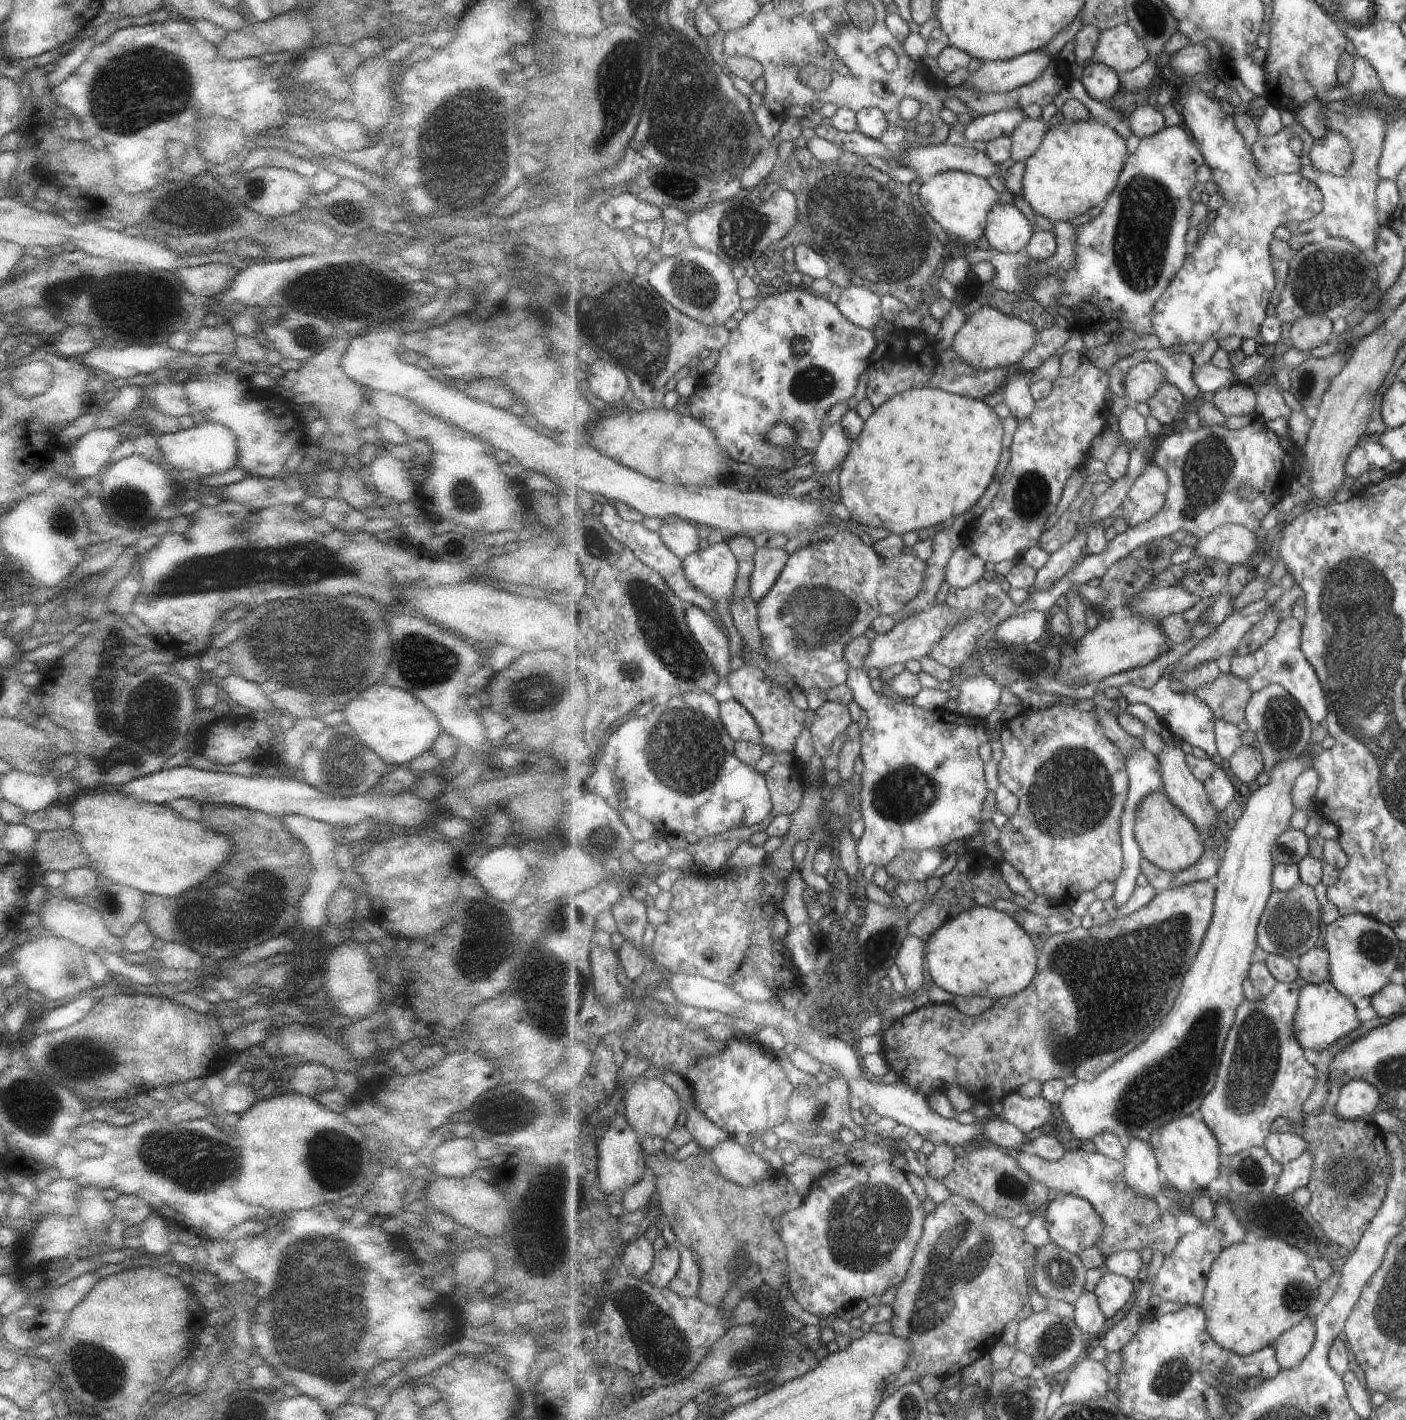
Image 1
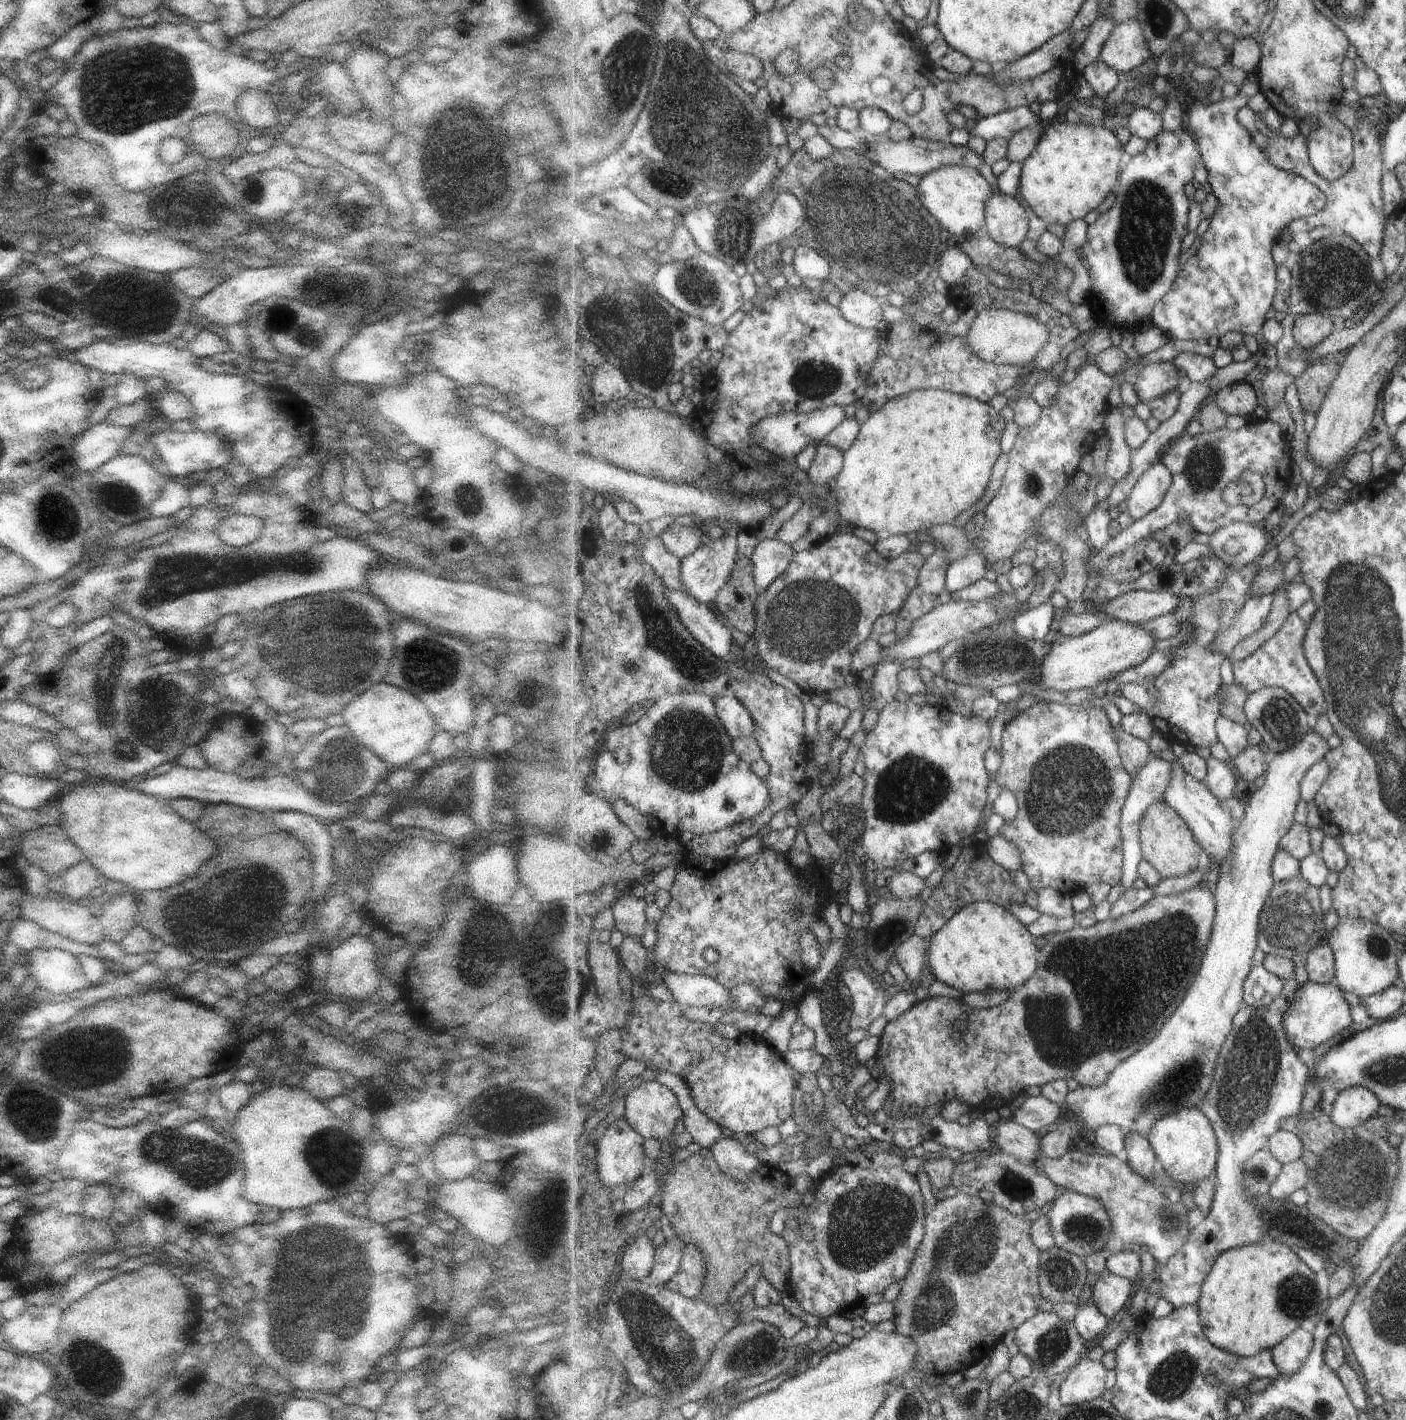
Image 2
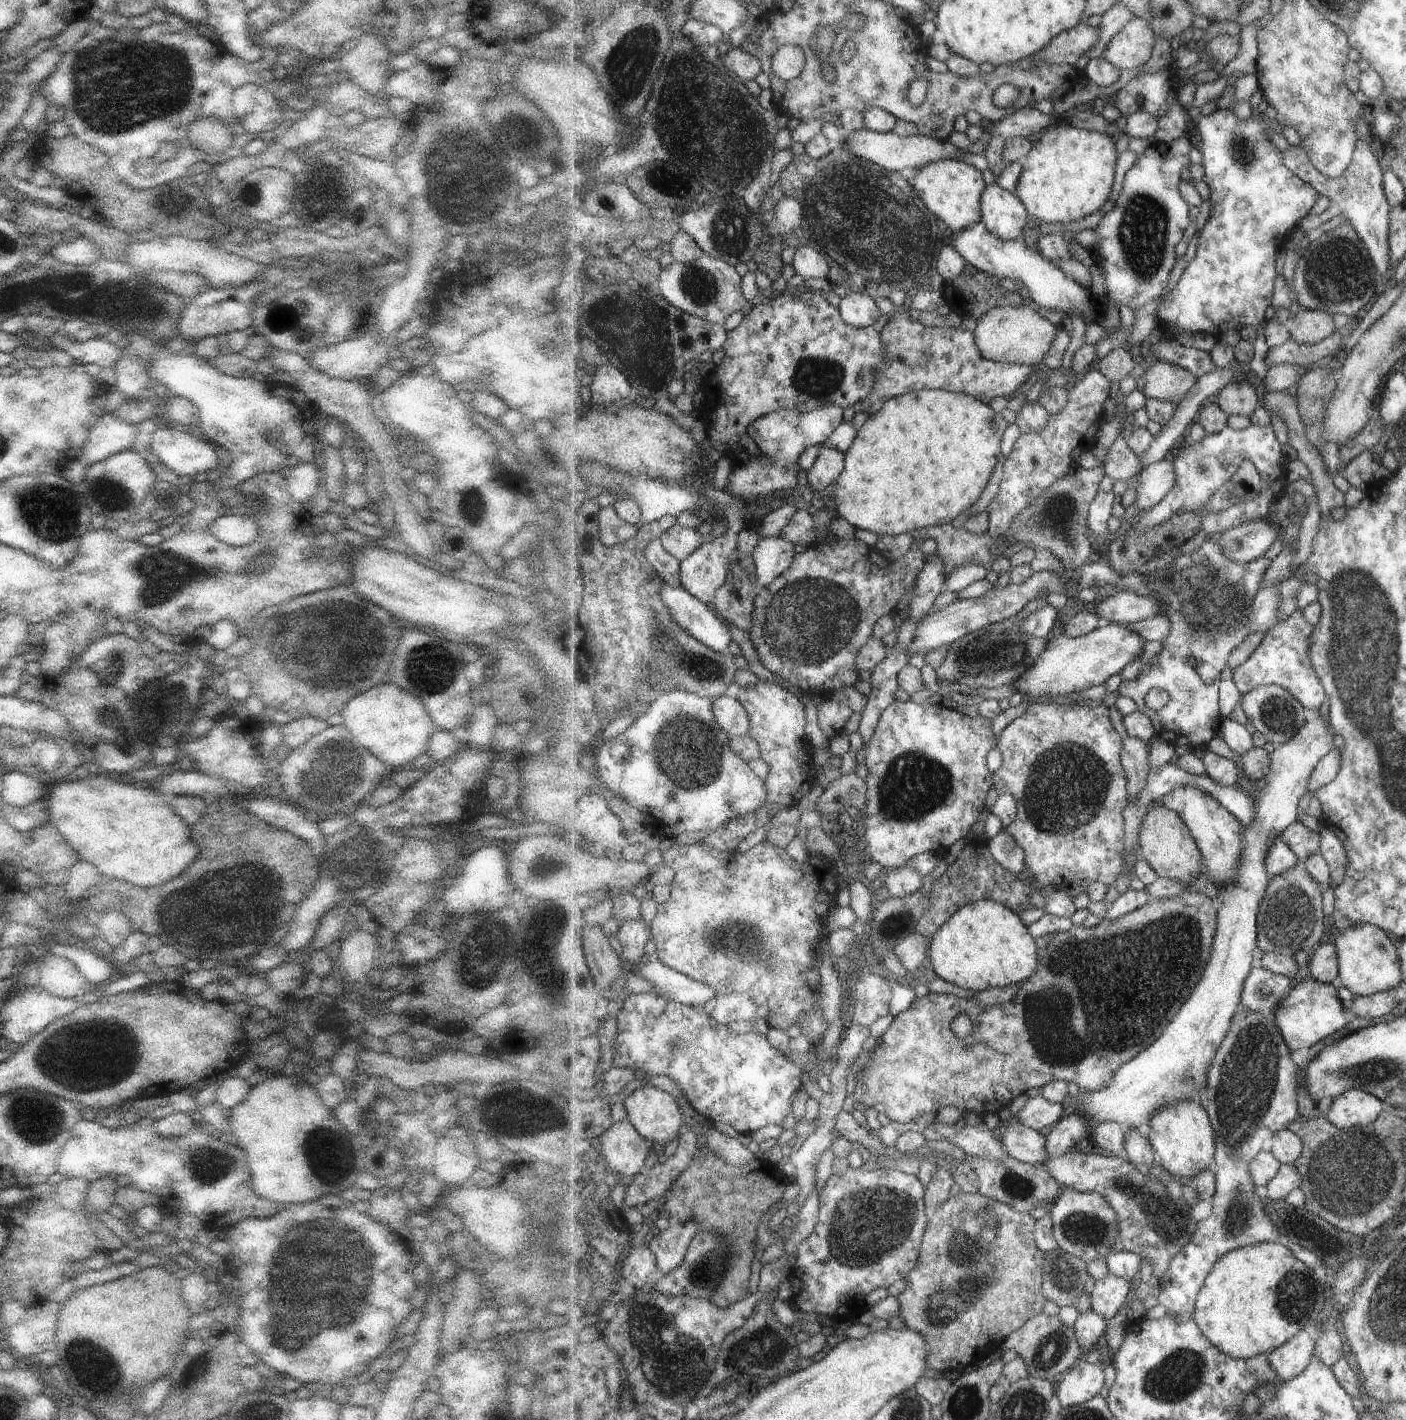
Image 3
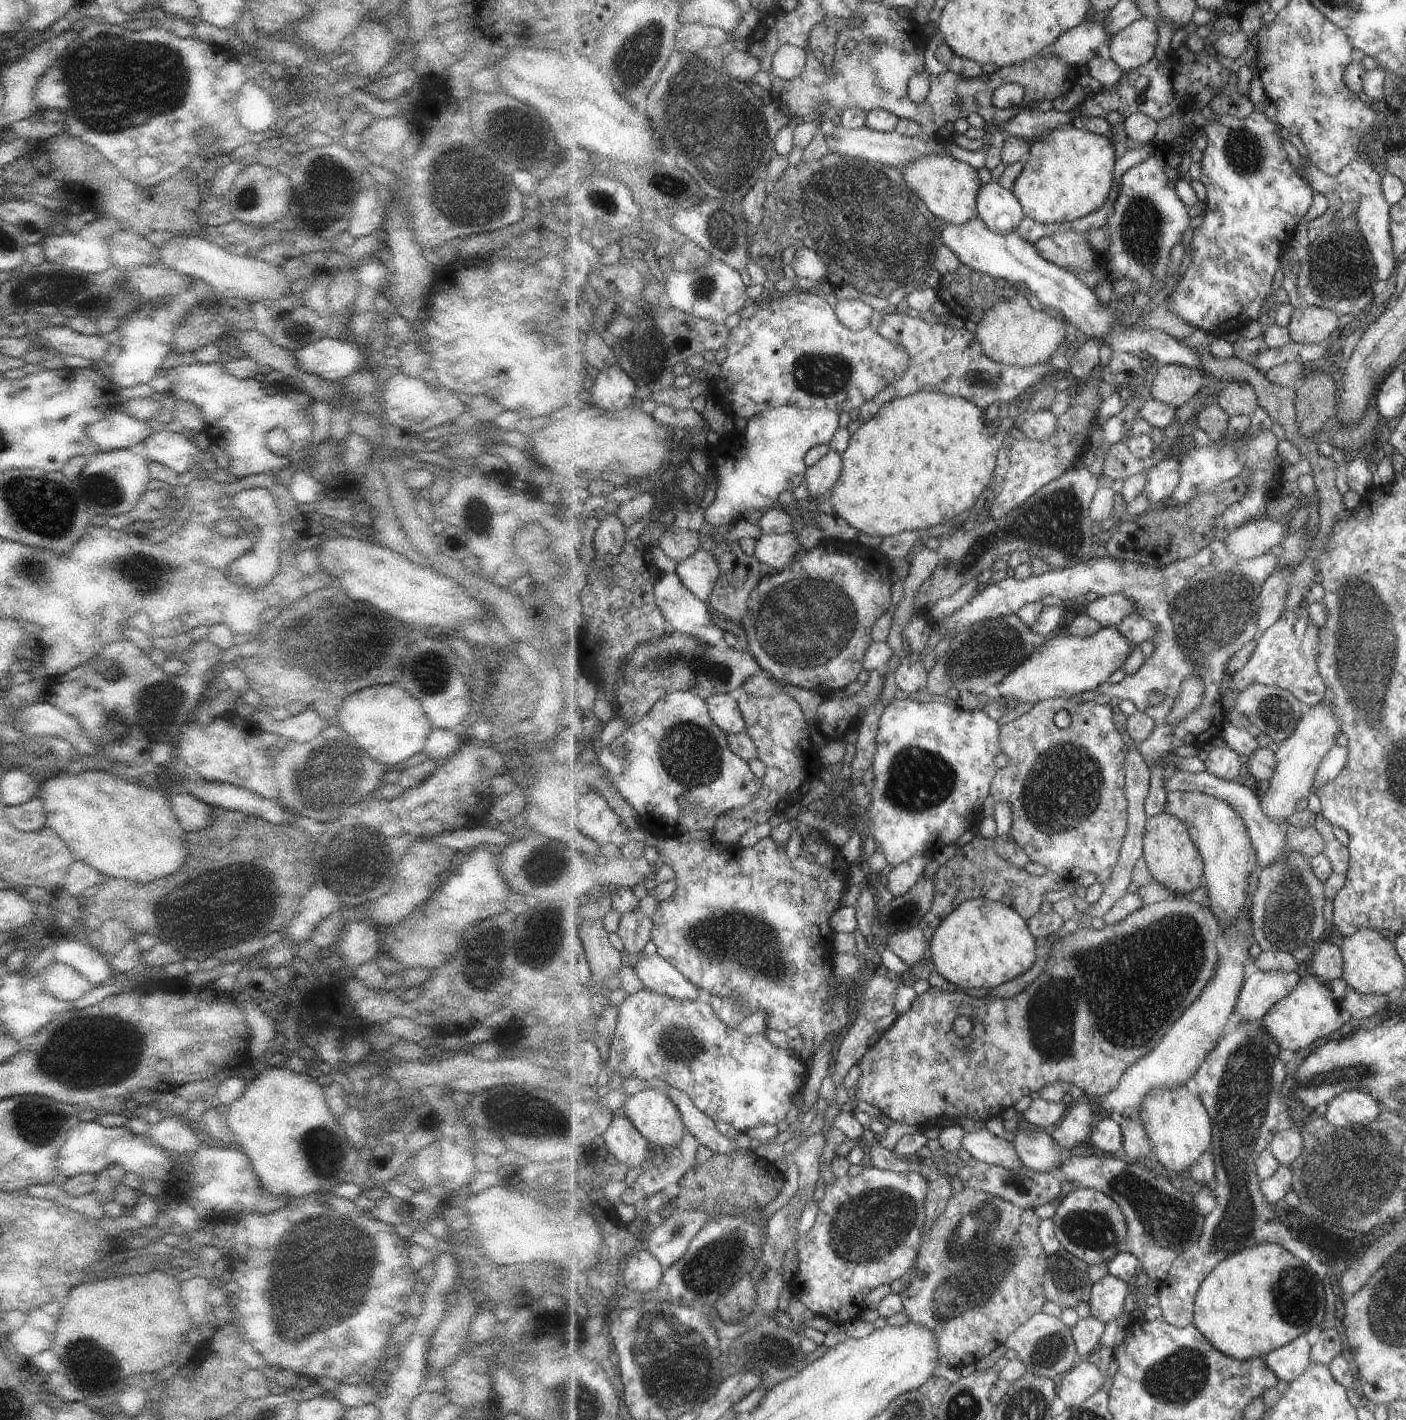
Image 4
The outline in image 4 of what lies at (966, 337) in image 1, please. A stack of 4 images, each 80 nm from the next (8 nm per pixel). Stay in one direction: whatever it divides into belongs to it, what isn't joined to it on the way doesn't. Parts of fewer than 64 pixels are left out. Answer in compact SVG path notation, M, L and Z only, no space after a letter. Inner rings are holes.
M1019 294L1013 300L1005 300L993 306L977 324L975 339L980 342L989 359L1018 366L1034 366L1047 363L1061 342L1067 338L1067 322L1055 320L1047 311L1032 309L1029 300Z

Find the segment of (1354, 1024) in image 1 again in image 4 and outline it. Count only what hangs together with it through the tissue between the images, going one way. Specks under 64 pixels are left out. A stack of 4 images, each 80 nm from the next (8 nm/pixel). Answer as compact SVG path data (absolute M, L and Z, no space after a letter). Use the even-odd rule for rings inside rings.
M1306 971L1297 988L1263 1018L1265 1026L1279 1040L1283 1049L1298 1052L1303 1048L1309 1048L1318 1039L1341 1030L1346 1024L1347 1015L1340 1001L1334 998L1329 984L1317 982L1314 977Z

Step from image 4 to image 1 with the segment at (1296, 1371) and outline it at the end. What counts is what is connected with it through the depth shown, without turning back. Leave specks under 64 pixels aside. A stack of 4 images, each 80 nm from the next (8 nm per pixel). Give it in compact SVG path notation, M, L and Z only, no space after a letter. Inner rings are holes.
M1313 1320L1301 1322L1297 1327L1285 1332L1276 1345L1280 1368L1294 1368L1297 1364L1301 1364L1309 1352L1313 1351L1316 1338L1317 1328Z

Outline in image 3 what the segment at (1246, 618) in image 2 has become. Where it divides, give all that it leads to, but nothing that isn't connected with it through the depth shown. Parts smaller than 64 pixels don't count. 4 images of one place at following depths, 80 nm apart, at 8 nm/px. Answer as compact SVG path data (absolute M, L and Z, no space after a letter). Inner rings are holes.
M1279 585L1262 588L1249 608L1249 622L1247 622L1249 632L1266 632L1276 626L1277 618L1279 618L1279 606L1281 606Z

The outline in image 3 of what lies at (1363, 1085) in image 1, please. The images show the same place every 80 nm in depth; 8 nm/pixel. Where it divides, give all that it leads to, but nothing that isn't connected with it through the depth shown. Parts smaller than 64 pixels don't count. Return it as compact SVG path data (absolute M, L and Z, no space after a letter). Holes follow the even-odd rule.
M1352 1089L1332 1102L1326 1118L1341 1129L1367 1127L1389 1108L1390 1105L1364 1089Z

